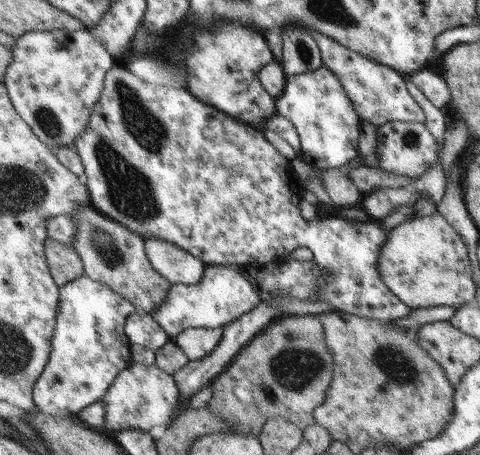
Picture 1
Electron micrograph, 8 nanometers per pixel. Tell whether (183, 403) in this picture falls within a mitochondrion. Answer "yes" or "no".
no

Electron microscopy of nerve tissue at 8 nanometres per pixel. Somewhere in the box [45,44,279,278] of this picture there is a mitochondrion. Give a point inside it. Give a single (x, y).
(131, 192)

